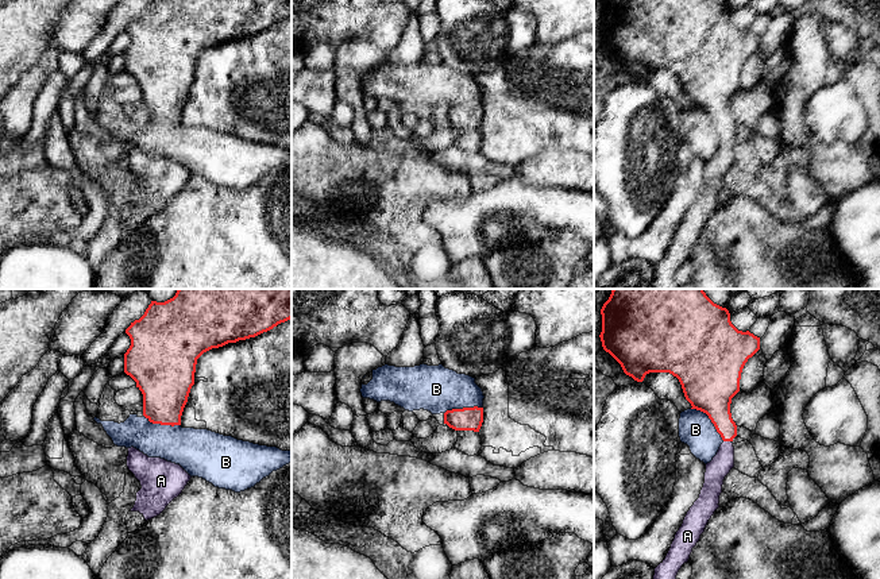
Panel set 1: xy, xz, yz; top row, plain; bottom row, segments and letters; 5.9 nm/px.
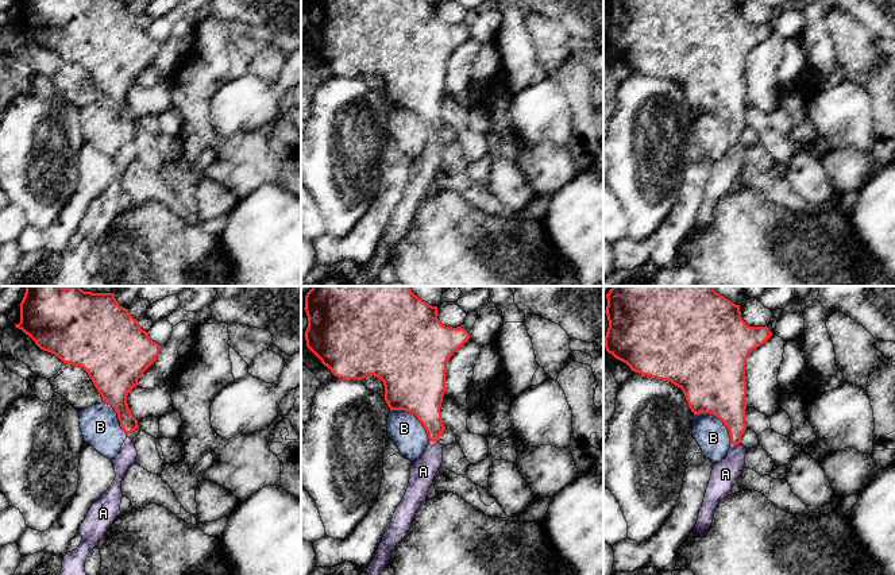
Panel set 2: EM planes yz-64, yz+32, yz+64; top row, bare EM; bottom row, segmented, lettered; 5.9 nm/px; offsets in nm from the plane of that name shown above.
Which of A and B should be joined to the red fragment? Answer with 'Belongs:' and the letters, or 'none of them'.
Belongs: A

